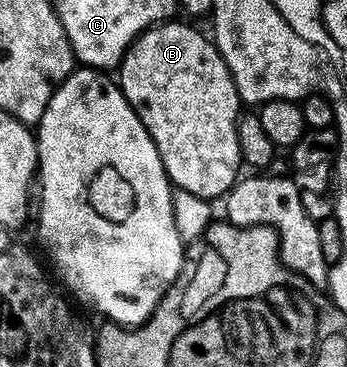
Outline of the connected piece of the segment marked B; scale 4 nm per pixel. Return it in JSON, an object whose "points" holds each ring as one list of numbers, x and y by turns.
{"points":[[169,23,150,27,133,41,120,60,119,87,135,110,139,122,143,122,147,134,151,134,170,181,178,189,189,191,203,201,213,202,216,196,224,197,237,183,237,171,243,168,237,137,237,118,242,115,243,101,227,62,223,62,212,39,185,24]]}

